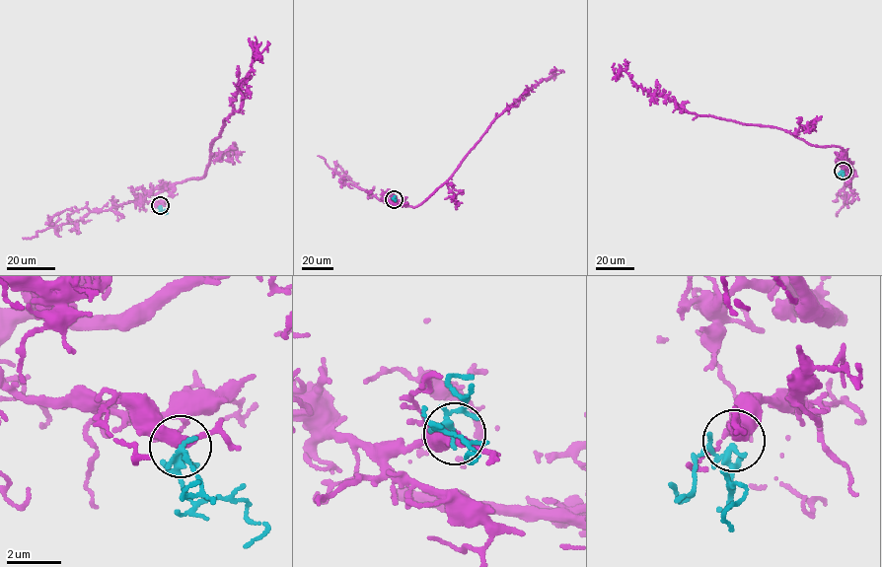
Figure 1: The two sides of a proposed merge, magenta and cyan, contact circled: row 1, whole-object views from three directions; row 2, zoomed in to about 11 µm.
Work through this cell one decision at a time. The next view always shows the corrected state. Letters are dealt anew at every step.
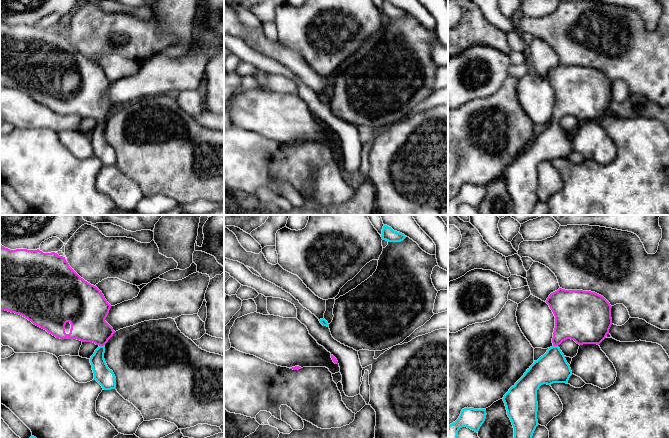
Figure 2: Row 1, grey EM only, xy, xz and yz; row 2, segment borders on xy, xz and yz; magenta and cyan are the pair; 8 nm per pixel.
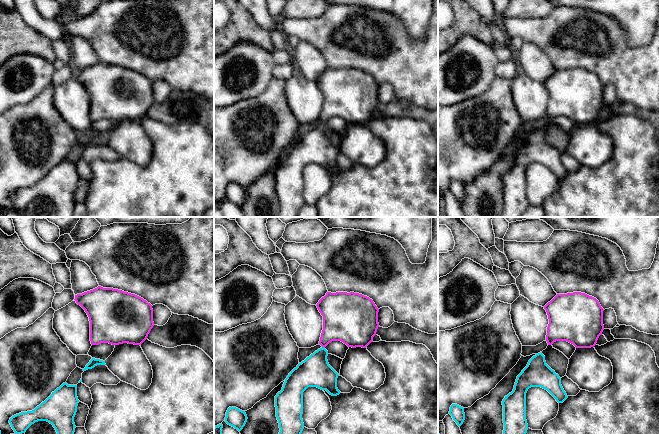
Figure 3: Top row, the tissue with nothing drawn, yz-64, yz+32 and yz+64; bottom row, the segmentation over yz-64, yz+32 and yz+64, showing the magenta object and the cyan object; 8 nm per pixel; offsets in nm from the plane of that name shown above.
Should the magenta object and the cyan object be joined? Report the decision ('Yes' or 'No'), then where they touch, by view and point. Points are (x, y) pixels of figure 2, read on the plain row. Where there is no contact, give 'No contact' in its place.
Yes. Touches magenta at xy (101, 121)

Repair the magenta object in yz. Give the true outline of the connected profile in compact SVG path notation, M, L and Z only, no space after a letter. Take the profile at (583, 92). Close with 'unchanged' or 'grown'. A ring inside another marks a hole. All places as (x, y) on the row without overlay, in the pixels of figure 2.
M559 64L551 69L546 76L555 92L555 104L552 119L547 128L530 142L524 151L504 171L503 177L507 191L514 204L513 215L532 215L533 209L538 202L537 166L543 160L568 159L572 147L564 130L558 123L567 115L574 116L577 120L599 121L609 110L612 101L610 79L601 71L583 66L565 66Z; grown

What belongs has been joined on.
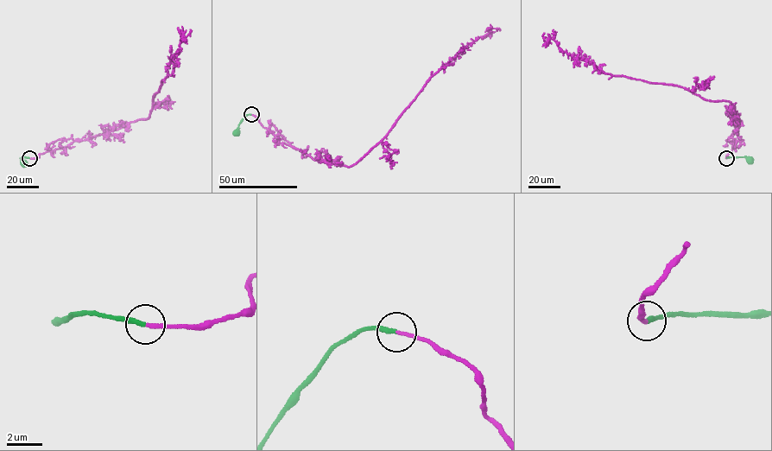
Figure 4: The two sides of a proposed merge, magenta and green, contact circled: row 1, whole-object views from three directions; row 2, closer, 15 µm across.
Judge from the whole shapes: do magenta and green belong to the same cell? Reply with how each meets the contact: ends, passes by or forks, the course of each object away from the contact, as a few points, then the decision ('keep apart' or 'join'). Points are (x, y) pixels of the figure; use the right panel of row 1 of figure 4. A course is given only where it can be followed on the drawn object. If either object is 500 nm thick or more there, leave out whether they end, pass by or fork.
magenta ends there; green ends there; magenta runs (727, 158), (739, 138), (730, 103), (606, 73), (553, 39), (546, 42), (544, 33); green runs (727, 158), (747, 157), (749, 160); join

